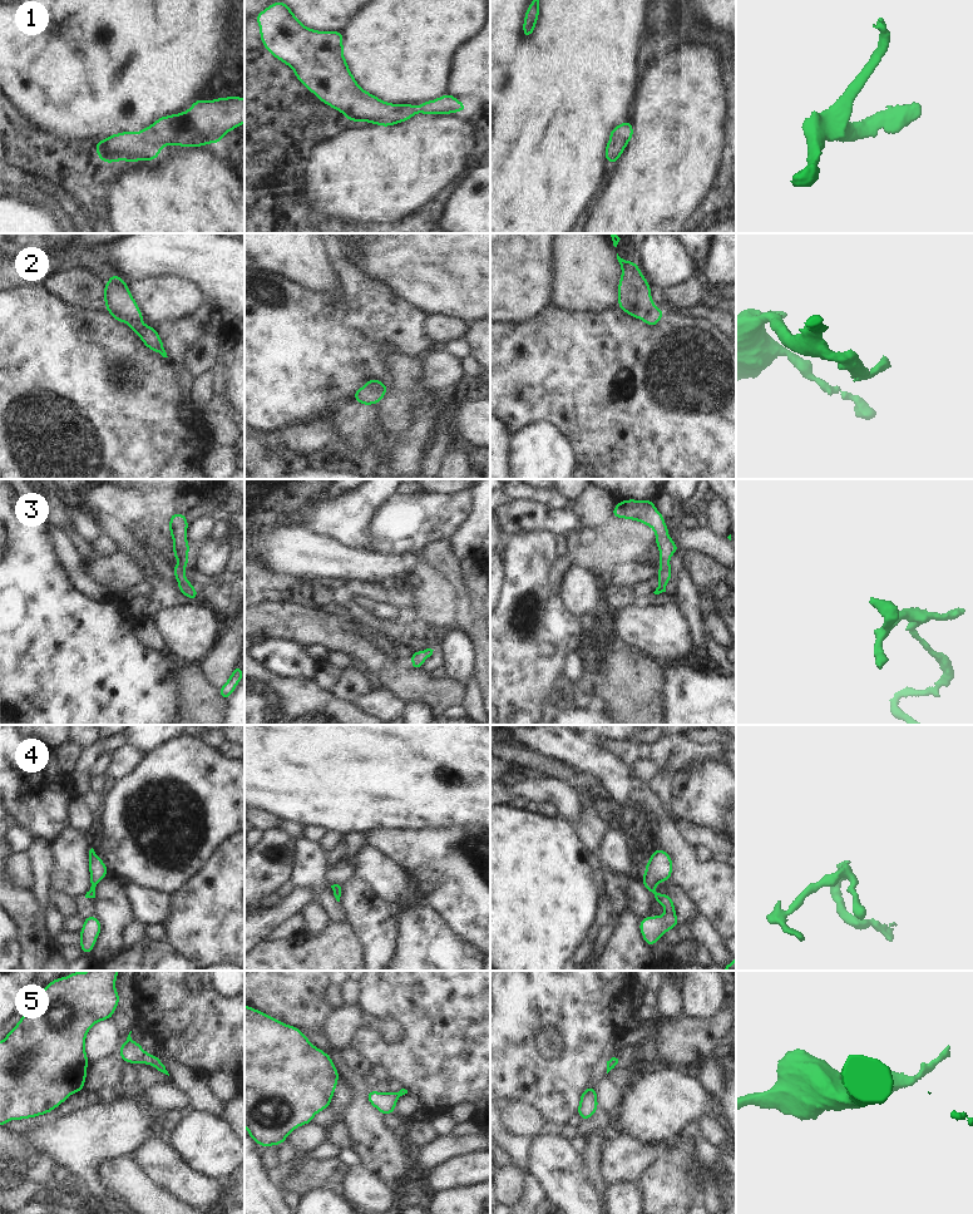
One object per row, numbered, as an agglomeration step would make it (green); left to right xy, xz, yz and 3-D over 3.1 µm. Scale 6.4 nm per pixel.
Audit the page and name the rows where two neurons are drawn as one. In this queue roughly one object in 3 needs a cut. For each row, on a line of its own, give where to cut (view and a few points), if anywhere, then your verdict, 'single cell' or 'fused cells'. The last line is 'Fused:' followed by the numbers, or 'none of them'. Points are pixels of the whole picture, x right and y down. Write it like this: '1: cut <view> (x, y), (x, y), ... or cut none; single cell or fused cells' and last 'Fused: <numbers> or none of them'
1: cut none; single cell
2: cut xy (110, 312), (126, 321), (139, 321); fused cells
3: cut none; single cell
4: cut none; single cell
5: cut none; single cell
Fused: 2

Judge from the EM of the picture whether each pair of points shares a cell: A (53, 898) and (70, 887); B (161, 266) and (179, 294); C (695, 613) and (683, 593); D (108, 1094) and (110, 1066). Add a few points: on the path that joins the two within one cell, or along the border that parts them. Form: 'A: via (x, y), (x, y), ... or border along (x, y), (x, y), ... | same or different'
A: border along (48, 889), (78, 901) | different
B: border along (138, 280), (177, 276), (194, 284) | different
C: via (692, 608), (688, 598) | same
D: border along (113, 1086), (103, 1086), (95, 1091) | different

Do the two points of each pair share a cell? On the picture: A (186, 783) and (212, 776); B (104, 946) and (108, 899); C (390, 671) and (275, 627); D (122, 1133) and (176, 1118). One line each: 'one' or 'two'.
A: one
B: one
C: one
D: two

